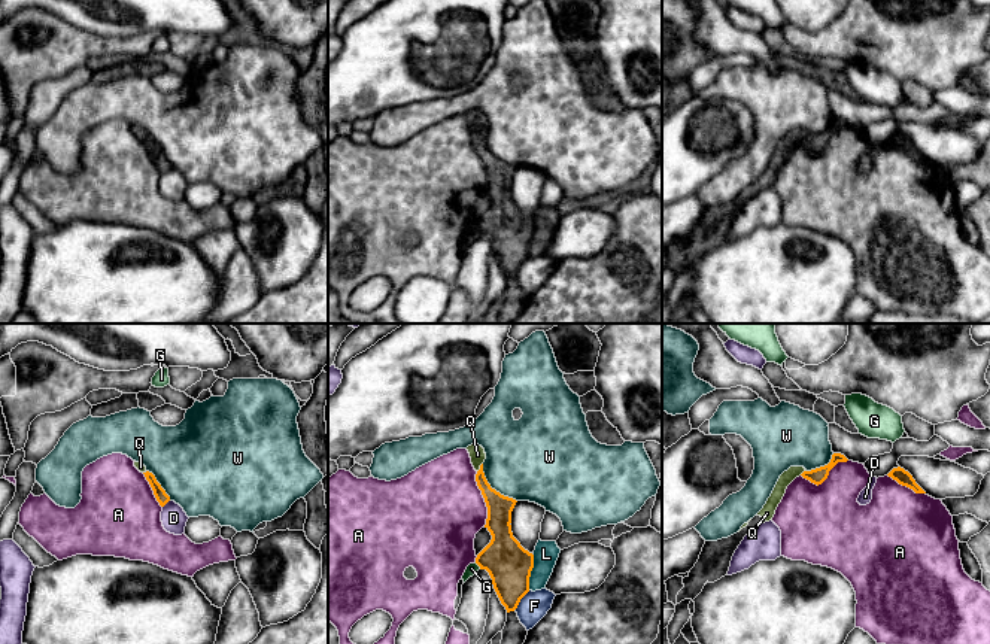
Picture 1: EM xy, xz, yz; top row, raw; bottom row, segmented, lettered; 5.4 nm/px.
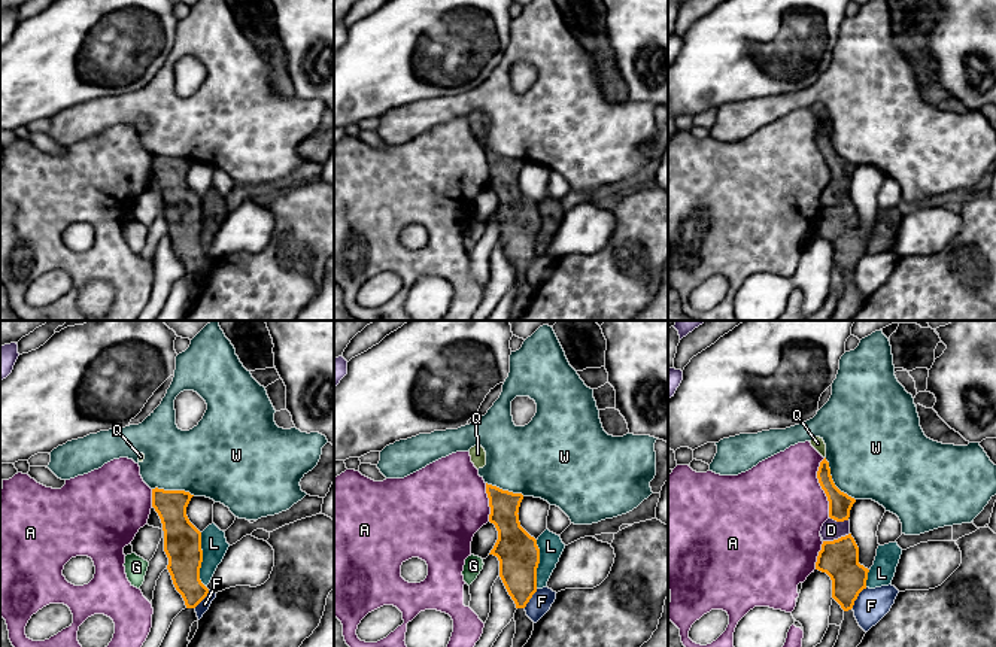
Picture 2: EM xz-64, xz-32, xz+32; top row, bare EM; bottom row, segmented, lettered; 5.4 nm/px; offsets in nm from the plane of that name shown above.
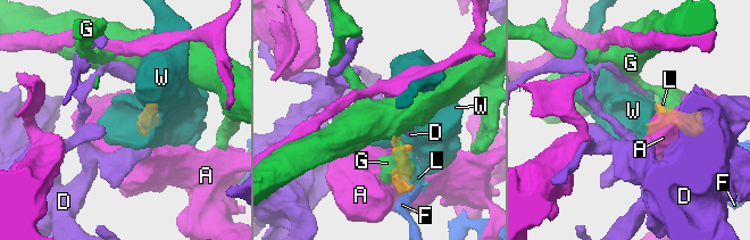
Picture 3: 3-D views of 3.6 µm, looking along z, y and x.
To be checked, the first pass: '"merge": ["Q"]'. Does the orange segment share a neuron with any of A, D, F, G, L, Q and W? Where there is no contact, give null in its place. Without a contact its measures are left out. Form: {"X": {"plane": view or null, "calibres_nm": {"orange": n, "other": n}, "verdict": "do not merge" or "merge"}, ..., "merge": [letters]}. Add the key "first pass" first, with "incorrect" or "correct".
{"first pass": "correct", "A": {"plane": "xz", "calibres_nm": {"orange": 140, "other": 480}, "verdict": "do not merge"}, "D": {"plane": "xy", "calibres_nm": {"orange": 70, "other": 140}, "verdict": "do not merge"}, "F": {"plane": "xz", "calibres_nm": {"orange": 240, "other": 160}, "verdict": "do not merge"}, "G": {"plane": "xz", "calibres_nm": {"orange": 240, "other": 60}, "verdict": "do not merge"}, "L": {"plane": "xz", "calibres_nm": {"orange": 240, "other": 140}, "verdict": "do not merge"}, "Q": {"plane": "xz", "calibres_nm": {"orange": 140, "other": 90}, "verdict": "merge"}, "W": {"plane": "xz", "calibres_nm": {"orange": 140, "other": 440}, "verdict": "do not merge"}, "merge": ["Q"]}

